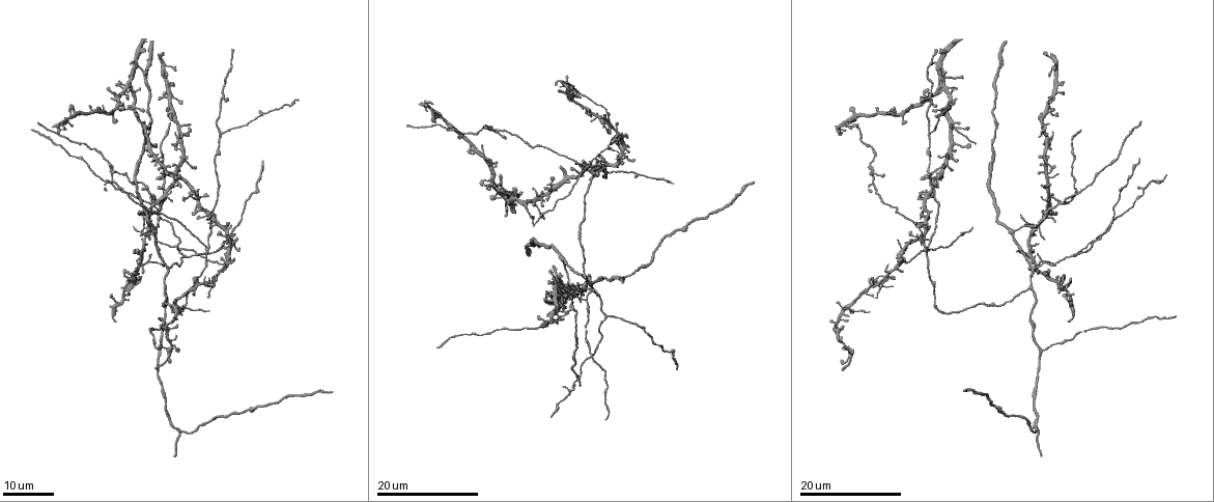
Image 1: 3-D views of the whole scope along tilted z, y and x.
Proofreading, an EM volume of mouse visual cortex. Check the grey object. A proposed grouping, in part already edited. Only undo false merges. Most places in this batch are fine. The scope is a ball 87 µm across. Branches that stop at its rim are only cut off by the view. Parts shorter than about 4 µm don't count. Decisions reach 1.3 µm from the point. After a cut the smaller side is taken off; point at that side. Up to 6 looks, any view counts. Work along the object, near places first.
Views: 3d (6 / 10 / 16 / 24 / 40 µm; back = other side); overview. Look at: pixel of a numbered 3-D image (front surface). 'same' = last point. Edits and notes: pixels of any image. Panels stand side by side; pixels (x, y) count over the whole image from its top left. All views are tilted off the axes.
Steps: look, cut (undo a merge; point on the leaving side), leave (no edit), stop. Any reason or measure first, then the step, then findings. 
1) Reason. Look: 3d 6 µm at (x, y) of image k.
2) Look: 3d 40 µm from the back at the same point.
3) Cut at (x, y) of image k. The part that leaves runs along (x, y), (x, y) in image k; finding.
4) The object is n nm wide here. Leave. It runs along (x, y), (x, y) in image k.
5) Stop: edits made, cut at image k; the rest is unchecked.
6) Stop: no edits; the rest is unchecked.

Small branch off a trunk. Look: 3d 24 µm at (176, 306) of image 1.

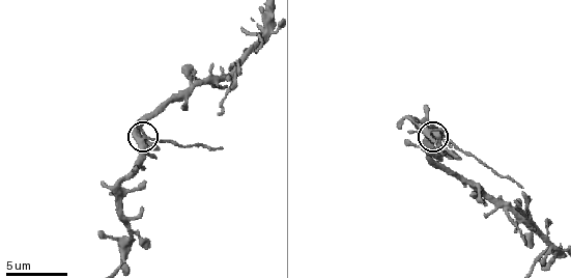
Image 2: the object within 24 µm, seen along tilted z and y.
Look: 3d 10 µm at (143, 142) of image 2.

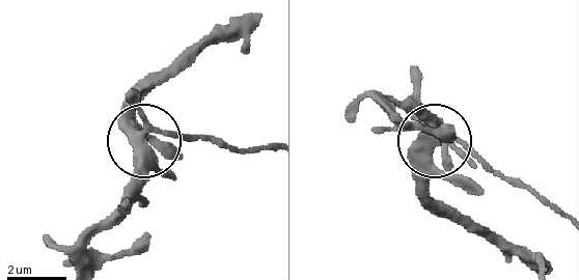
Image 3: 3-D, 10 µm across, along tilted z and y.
5 arms meet here. Leave. One neuron here.

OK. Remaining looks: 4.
Look: 3d 16 µm at (954, 126) of image 1.

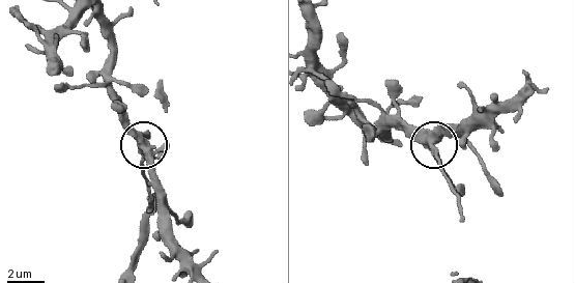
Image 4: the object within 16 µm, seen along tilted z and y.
Zoom in. Look: 3d 6 µm at (432, 148) of image 4.

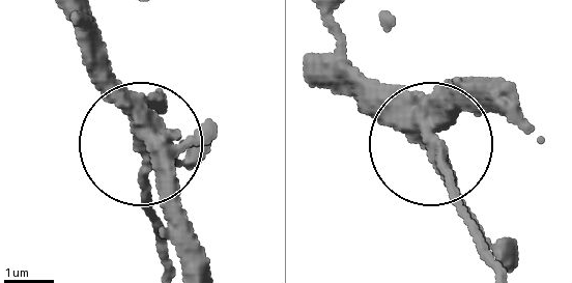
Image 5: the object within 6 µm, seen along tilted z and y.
The side arm is 6 µm long. Leave. It runs along (207, 263), (170, 177), (141, 148), (155, 249) in image 5; one neuron here.

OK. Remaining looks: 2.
Looks like a crossing. Look: 3d 24 µm at (147, 228) of image 1.

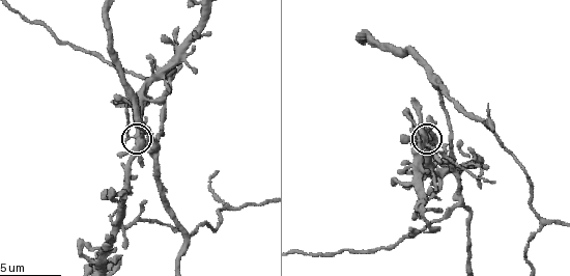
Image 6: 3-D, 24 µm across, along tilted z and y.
Look: 3d 6 µm at (133, 136) of image 6.

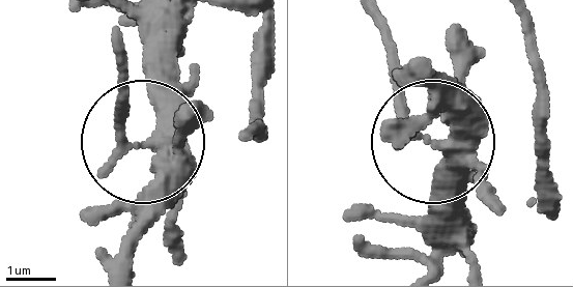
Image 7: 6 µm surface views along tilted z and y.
5 arms meet here. Leave. All the same neuron.

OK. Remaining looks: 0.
Stop: no edits; the rest is unchecked.

